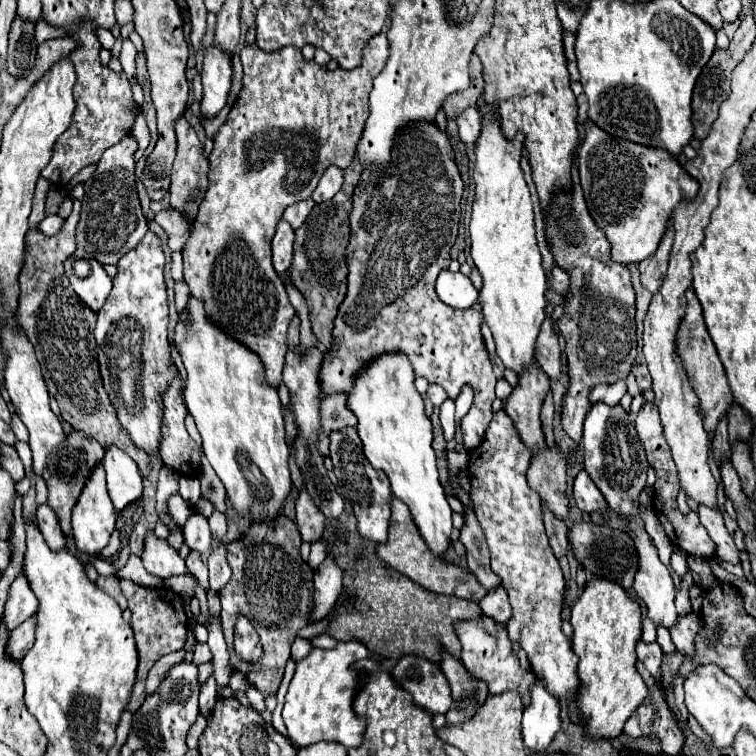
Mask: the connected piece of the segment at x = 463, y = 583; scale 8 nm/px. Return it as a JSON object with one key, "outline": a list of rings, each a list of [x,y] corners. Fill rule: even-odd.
{"outline":[[[393,499],[391,509],[393,509],[393,519],[391,519],[391,529],[389,529],[389,541],[377,545],[377,555],[389,567],[407,575],[409,579],[413,579],[415,583],[419,583],[421,587],[425,587],[427,591],[433,591],[433,593],[455,595],[455,597],[461,597],[461,599],[471,599],[475,603],[479,603],[487,595],[487,589],[483,585],[479,585],[479,581],[473,573],[467,573],[461,567],[457,567],[457,565],[445,561],[443,557],[437,557],[437,555],[431,553],[431,549],[427,547],[425,539],[421,537],[417,525],[413,523],[409,507],[403,501]],[[463,573],[465,573],[465,579],[463,579]]]}

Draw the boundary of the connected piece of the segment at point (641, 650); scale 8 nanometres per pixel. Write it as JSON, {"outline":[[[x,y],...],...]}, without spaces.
{"outline":[[[639,639],[637,643],[637,659],[643,661],[643,665],[647,667],[647,671],[659,679],[659,667],[663,661],[663,651],[659,647],[659,643],[645,643]]]}

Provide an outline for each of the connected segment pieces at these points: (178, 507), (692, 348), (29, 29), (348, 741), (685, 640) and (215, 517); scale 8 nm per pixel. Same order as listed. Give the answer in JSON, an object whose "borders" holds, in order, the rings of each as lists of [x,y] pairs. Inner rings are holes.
{"borders":[[[[173,493],[169,499],[167,499],[167,513],[171,517],[173,523],[177,523],[179,527],[183,527],[183,523],[187,521],[187,515],[191,515],[191,507],[187,507],[187,503],[181,499],[179,493]]],[[[693,289],[687,291],[687,315],[679,327],[679,339],[677,339],[677,347],[679,347],[679,355],[683,359],[685,371],[689,373],[689,379],[693,383],[693,389],[701,401],[701,415],[705,421],[705,429],[707,431],[715,431],[717,421],[723,413],[727,413],[727,409],[733,403],[733,395],[725,377],[725,369],[723,363],[717,355],[717,349],[707,333],[705,321],[703,321],[703,313],[701,313],[701,305],[693,293]]],[[[15,15],[11,31],[9,31],[9,47],[7,47],[7,71],[13,77],[27,77],[37,55],[35,41],[35,23],[25,21]]],[[[339,641],[333,649],[313,649],[297,663],[283,707],[283,721],[287,725],[289,739],[299,747],[307,747],[317,741],[337,741],[347,749],[359,747],[363,741],[365,721],[355,713],[353,699],[361,689],[361,679],[351,665],[367,657],[371,657],[371,653],[361,641]]],[[[697,613],[677,617],[677,623],[673,627],[669,627],[669,633],[671,633],[671,639],[673,639],[677,651],[691,657],[693,639],[695,639],[695,635],[699,631],[699,625],[701,625],[701,619],[699,619]]],[[[213,511],[213,515],[209,517],[209,525],[211,525],[211,531],[213,531],[213,537],[217,541],[223,541],[225,533],[227,533],[227,519],[223,513],[219,511]]]]}

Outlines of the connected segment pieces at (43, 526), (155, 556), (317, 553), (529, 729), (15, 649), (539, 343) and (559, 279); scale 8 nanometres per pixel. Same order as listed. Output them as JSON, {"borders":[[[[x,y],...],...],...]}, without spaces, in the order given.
{"borders":[[[[39,505],[37,507],[37,525],[51,549],[65,549],[65,535],[59,527],[57,513],[49,505]]],[[[153,531],[145,535],[145,547],[143,547],[141,559],[145,569],[157,577],[185,575],[187,571],[185,561],[179,557],[179,553],[165,539],[155,537]]],[[[321,541],[313,543],[311,545],[311,555],[309,555],[309,567],[317,569],[323,563],[323,559],[325,559],[325,547],[323,547],[323,543]]],[[[535,677],[535,683],[529,687],[531,691],[531,703],[523,711],[523,739],[525,747],[529,751],[547,751],[547,745],[555,737],[555,733],[561,729],[561,717],[559,717],[559,701],[545,689],[543,681]]],[[[35,617],[21,623],[9,635],[9,641],[7,641],[7,647],[5,647],[7,657],[11,657],[13,661],[21,661],[25,651],[29,651],[33,647],[33,641],[35,641]]],[[[545,317],[541,331],[535,341],[535,359],[539,367],[549,375],[549,379],[559,379],[561,375],[561,351],[559,351],[559,339],[553,331],[551,317]]],[[[553,267],[551,273],[547,275],[547,281],[549,281],[549,285],[551,285],[555,291],[561,291],[561,293],[559,293],[561,297],[567,293],[567,287],[569,287],[569,275],[563,273],[563,269]]]]}

